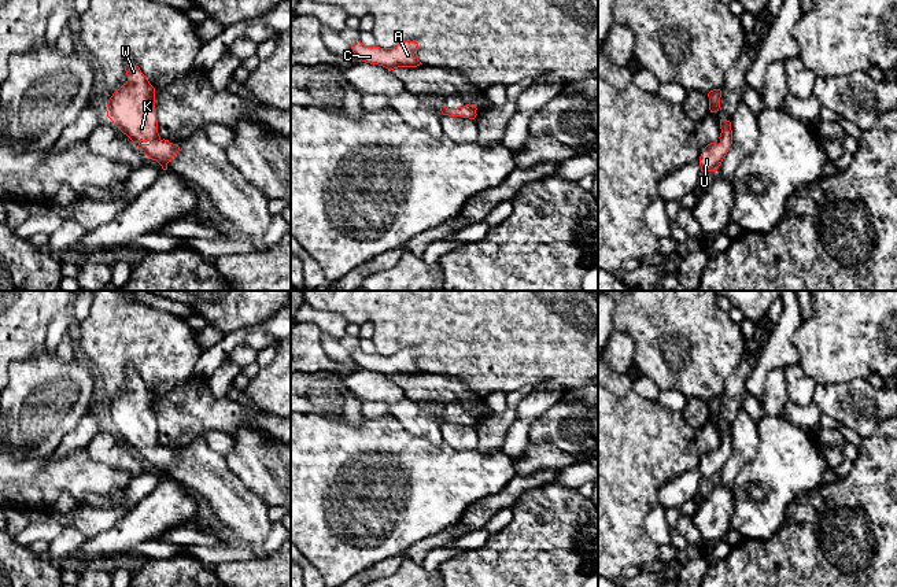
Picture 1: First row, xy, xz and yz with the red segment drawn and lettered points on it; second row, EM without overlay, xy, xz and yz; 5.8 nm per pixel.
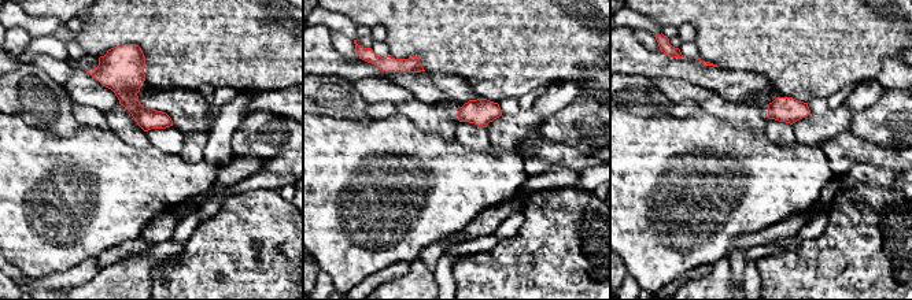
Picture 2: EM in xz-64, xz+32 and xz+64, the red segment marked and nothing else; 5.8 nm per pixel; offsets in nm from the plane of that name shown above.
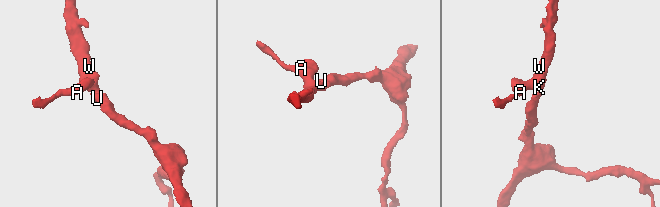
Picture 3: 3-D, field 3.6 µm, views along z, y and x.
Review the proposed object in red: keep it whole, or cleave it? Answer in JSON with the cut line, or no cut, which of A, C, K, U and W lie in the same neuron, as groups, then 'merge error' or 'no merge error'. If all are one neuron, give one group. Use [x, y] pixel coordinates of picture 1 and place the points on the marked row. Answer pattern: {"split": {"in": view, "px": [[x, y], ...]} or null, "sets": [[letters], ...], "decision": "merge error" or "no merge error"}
{"split": null, "sets": [["A", "C", "K", "U", "W"]], "decision": "no merge error"}

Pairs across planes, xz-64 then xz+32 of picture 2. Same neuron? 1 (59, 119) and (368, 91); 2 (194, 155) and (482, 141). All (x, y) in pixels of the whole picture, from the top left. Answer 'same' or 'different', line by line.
1: different
2: different

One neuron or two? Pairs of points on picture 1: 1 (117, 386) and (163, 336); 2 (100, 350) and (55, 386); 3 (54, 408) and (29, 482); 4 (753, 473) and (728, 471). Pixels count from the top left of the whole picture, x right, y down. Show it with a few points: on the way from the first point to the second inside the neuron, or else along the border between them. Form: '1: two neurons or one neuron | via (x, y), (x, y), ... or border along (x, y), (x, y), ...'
1: one neuron | via (118, 370), (148, 343)
2: two neurons | border along (77, 355), (93, 369)
3: two neurons | border along (14, 450), (33, 457), (47, 457)
4: two neurons | border along (757, 446), (757, 453), (738, 472), (730, 486)

